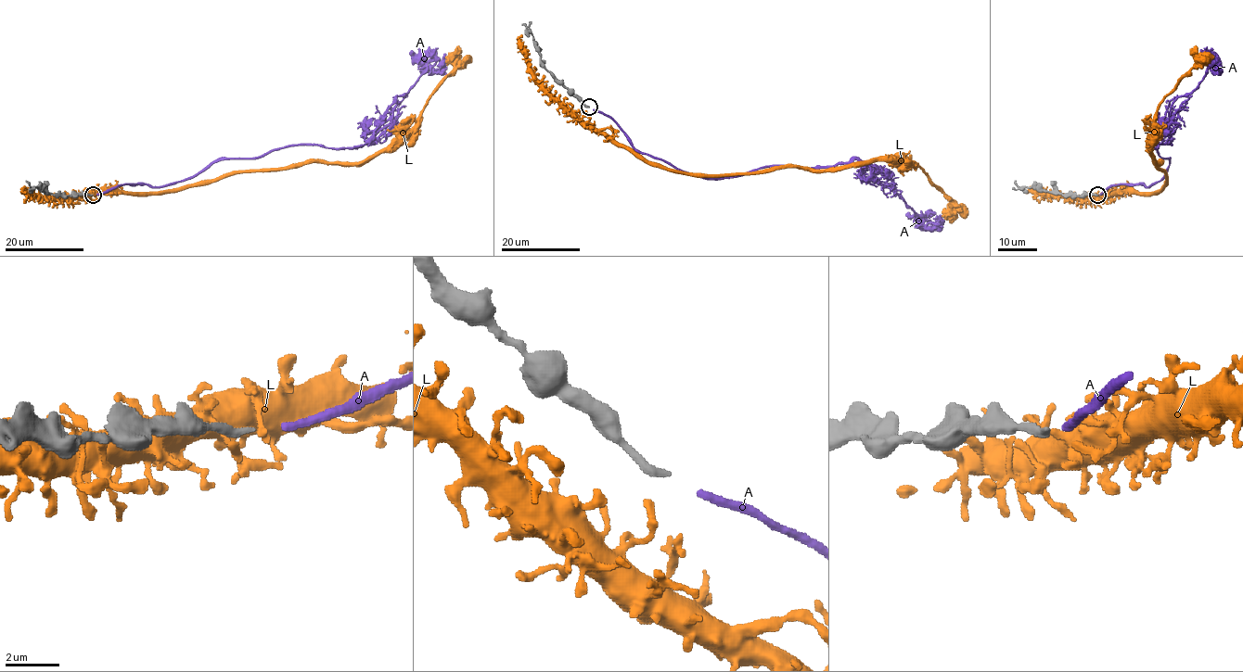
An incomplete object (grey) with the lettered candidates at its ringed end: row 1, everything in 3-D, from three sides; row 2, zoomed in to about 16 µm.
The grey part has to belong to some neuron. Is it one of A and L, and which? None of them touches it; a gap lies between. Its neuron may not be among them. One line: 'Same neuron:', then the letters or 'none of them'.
Same neuron: none of them

